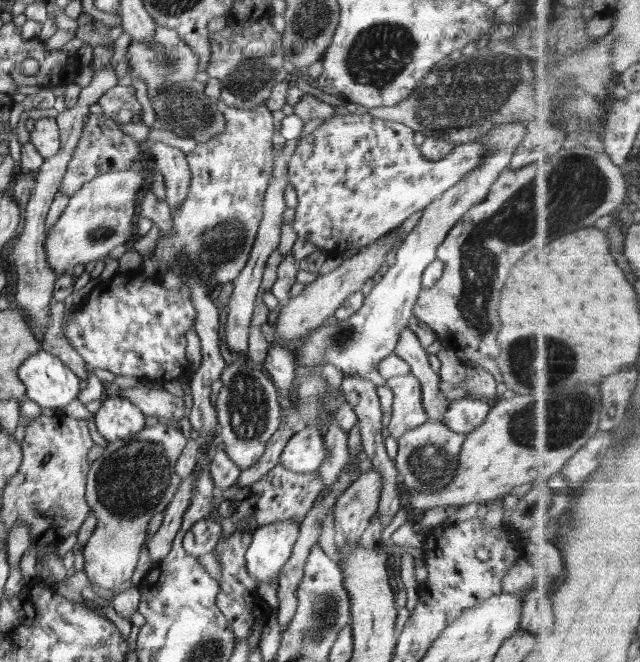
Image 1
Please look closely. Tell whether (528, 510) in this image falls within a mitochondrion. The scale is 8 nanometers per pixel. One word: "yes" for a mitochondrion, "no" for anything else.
no

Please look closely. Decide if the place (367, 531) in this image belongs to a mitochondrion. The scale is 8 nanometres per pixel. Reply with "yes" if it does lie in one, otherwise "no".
no

